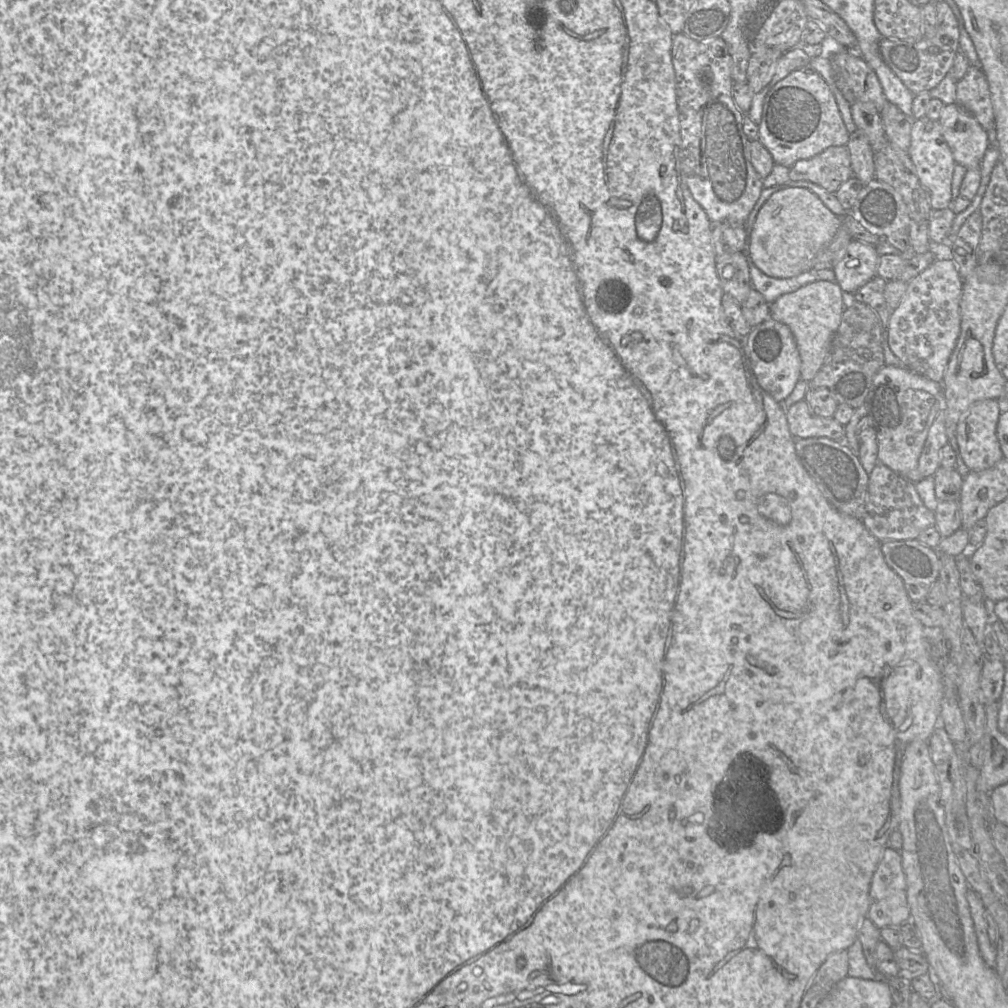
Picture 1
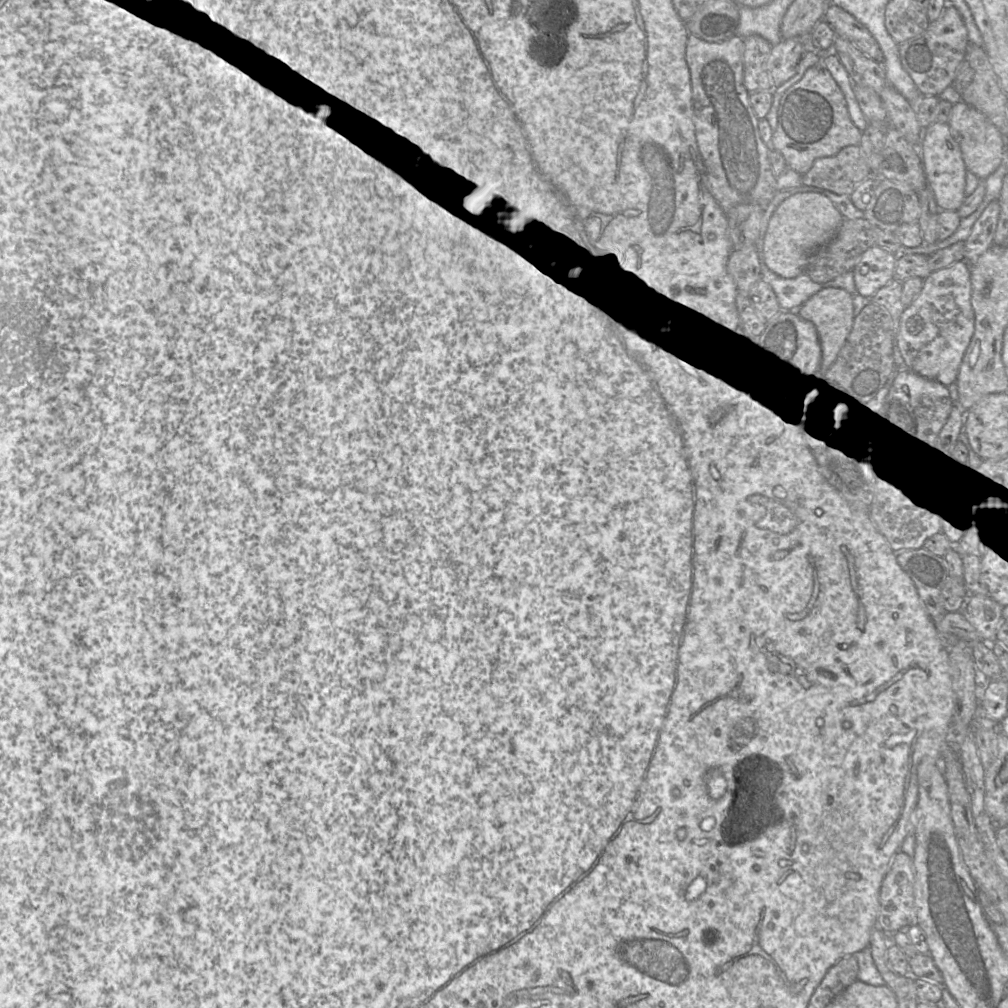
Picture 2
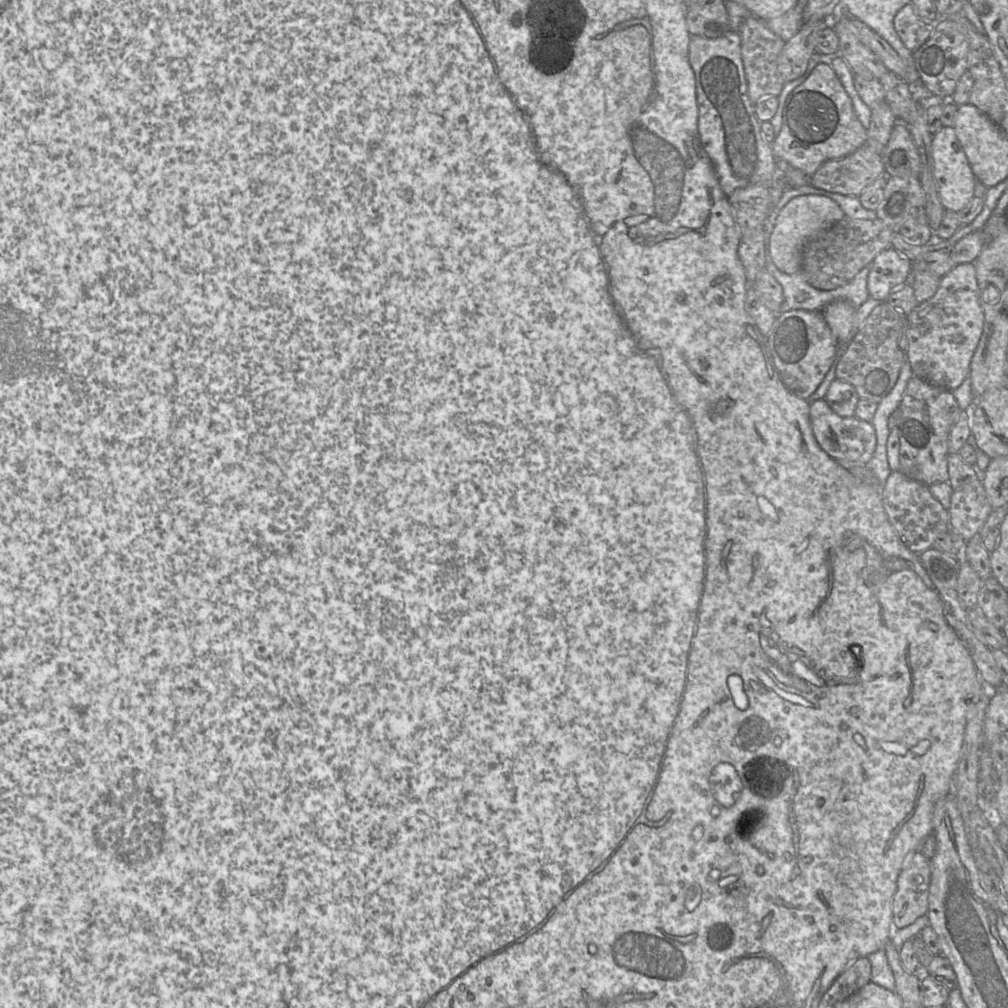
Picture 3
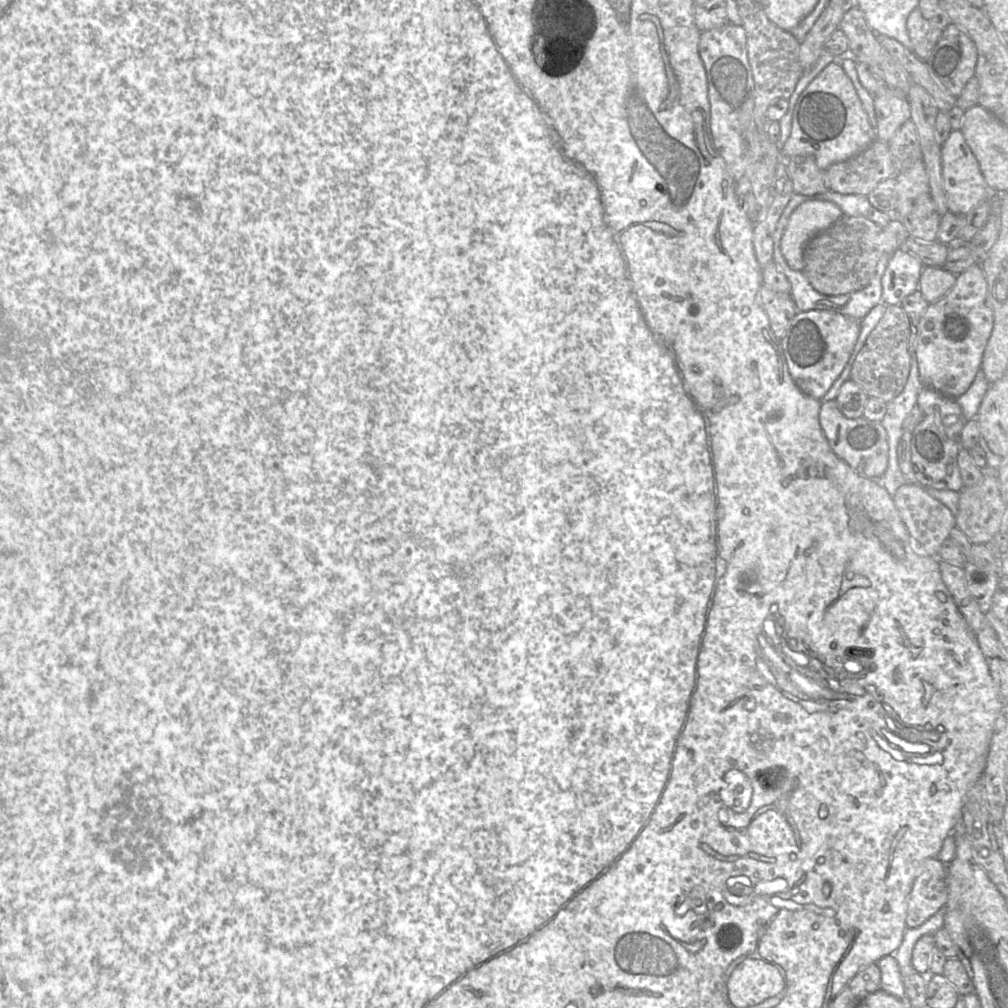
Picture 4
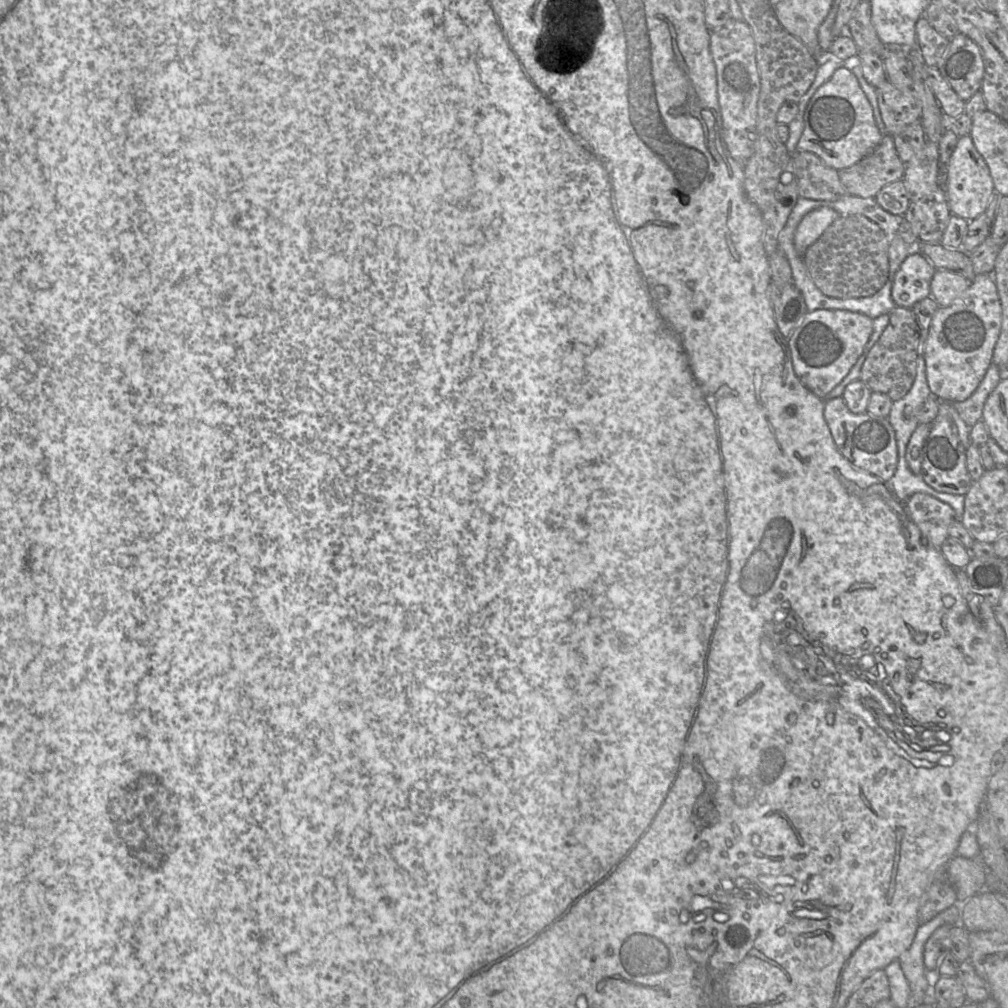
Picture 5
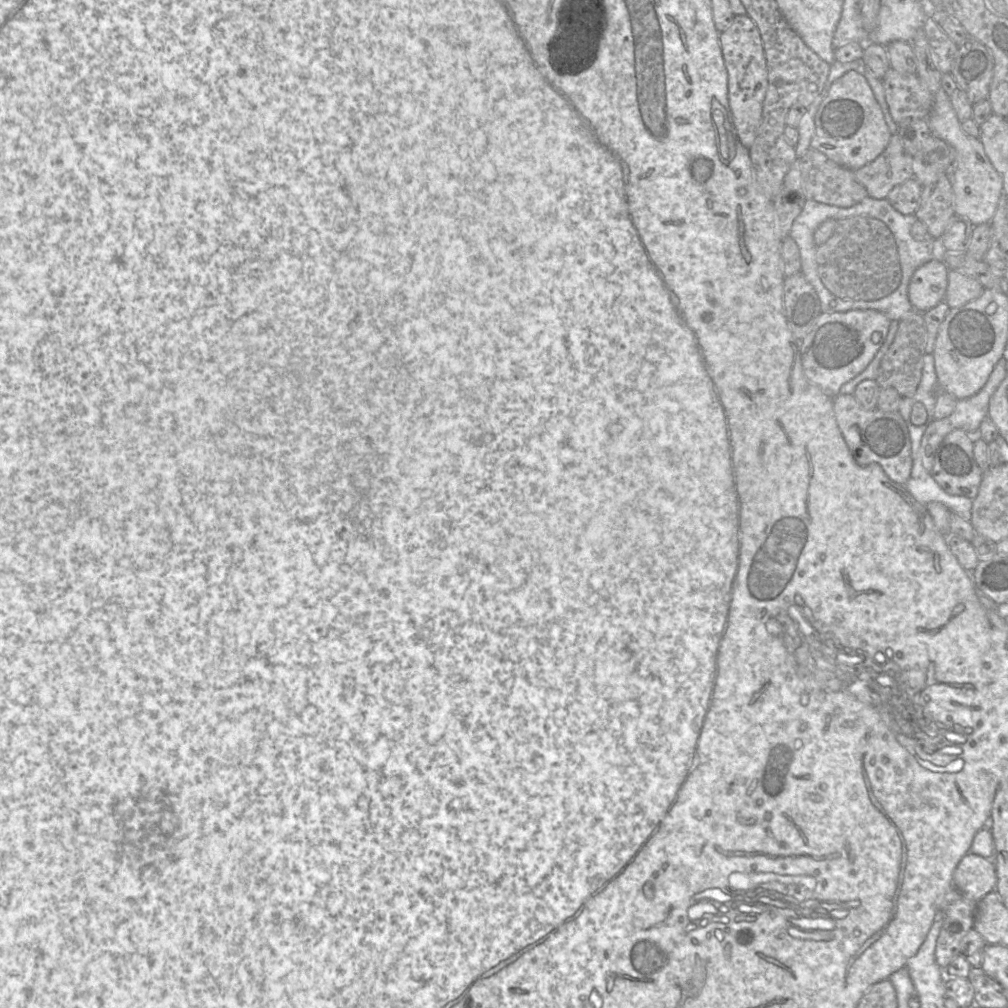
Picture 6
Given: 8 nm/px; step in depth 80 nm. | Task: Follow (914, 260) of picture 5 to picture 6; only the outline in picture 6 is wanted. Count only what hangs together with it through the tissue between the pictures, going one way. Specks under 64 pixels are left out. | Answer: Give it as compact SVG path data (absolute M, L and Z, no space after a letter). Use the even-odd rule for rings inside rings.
M931 260L915 270L908 286L908 296L917 311L928 311L944 301L948 272L947 265L939 260Z

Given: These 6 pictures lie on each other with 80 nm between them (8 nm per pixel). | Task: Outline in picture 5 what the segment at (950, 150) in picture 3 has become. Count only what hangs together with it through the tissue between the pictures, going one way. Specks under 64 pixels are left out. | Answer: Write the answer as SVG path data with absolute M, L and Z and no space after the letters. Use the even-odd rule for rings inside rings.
M969 135L958 136L955 149L947 163L945 191L951 213L968 221L986 212L991 199L997 195L989 167Z

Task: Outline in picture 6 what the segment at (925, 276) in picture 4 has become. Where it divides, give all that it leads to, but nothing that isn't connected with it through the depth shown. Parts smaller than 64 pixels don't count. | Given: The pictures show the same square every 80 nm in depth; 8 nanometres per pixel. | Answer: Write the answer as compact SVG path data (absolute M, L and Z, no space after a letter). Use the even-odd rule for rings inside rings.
M949 270L944 302L950 308L960 307L979 298L984 289L985 287L977 280L954 270Z

